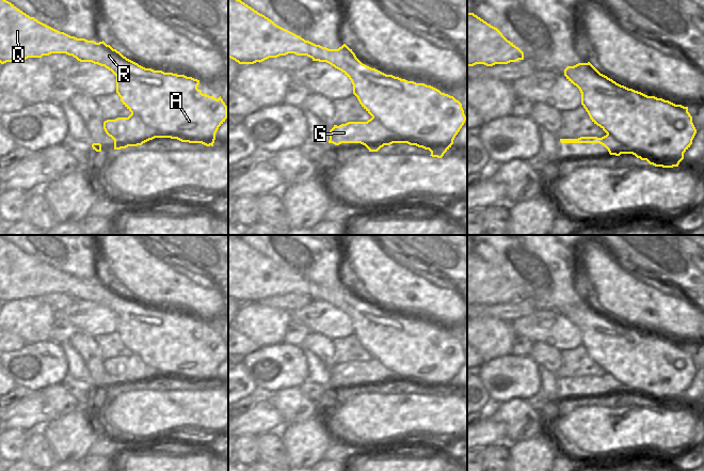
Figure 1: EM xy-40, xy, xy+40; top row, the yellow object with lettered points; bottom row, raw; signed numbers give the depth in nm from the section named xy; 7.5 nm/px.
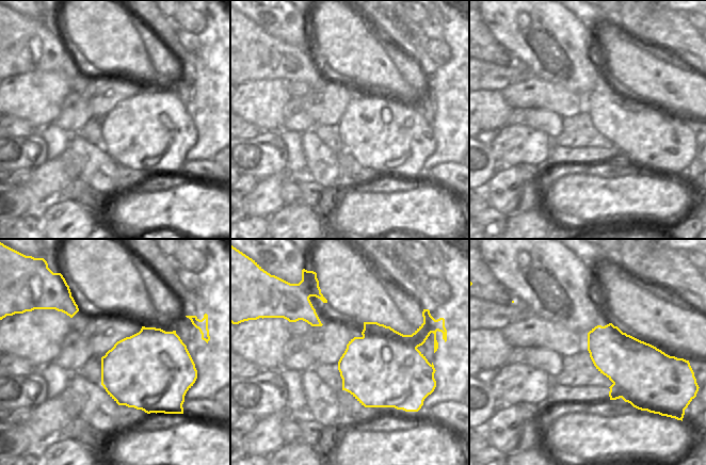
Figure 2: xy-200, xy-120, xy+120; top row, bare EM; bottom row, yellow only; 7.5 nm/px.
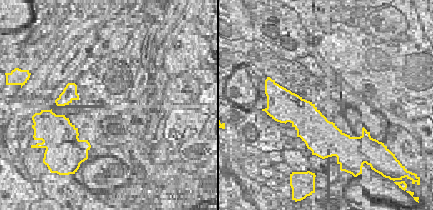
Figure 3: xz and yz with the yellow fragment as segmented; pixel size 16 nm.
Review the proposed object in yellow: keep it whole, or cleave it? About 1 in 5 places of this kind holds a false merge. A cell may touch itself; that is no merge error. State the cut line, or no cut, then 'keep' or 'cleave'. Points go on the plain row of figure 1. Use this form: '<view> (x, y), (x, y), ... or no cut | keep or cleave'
no cut | keep

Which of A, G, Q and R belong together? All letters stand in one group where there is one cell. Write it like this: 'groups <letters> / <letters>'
groups A G Q R

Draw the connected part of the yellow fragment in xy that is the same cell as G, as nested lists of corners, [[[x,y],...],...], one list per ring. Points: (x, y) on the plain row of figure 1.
[[[228,237],[228,297],[239,303],[254,303],[269,297],[277,297],[294,293],[307,295],[313,300],[326,301],[341,310],[353,324],[353,333],[357,336],[362,346],[372,356],[367,361],[348,361],[339,365],[334,364],[330,370],[329,382],[339,384],[341,382],[361,382],[369,391],[378,391],[384,384],[393,382],[407,382],[431,391],[432,396],[442,397],[451,387],[453,379],[466,360],[462,343],[453,335],[442,332],[439,329],[425,323],[407,320],[393,314],[386,314],[375,308],[363,303],[355,293],[346,283],[338,288],[329,288],[305,280],[301,276],[277,265],[274,261],[258,252],[237,237]]]

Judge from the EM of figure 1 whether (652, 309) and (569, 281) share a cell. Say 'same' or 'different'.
different

